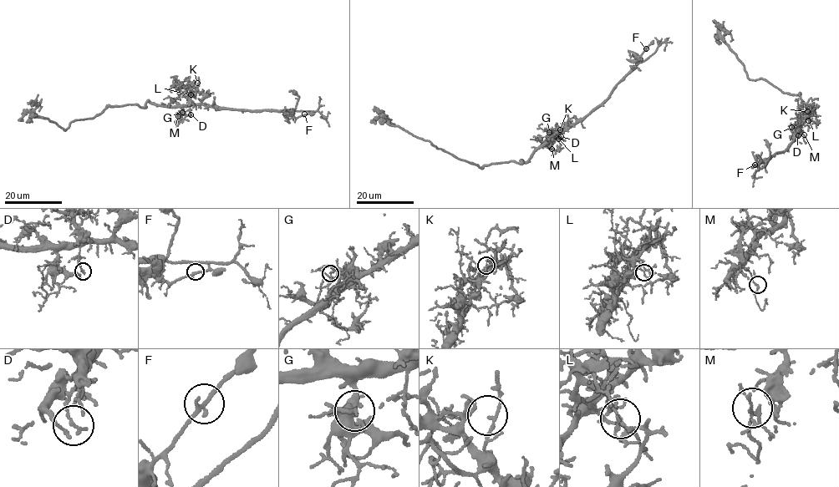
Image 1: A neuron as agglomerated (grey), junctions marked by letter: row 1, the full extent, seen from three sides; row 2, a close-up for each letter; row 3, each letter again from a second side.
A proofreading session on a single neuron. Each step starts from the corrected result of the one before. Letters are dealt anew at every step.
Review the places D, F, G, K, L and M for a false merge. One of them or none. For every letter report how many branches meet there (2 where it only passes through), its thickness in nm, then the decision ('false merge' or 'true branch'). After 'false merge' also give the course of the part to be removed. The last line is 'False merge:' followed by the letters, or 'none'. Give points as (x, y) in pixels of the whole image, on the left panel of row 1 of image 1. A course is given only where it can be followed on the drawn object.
D: 2 branches meet; 130 nm thick; true branch
F: 2 branches meet; 200 nm thick; true branch
G: 2 branches meet; 130 nm thick; true branch
K: 2 branches meet; 130 nm thick; true branch
L: 2 branches meet; 120 nm thick; false merge; foreign part runs (190, 95), (183, 94), (176, 88), (193, 86), (194, 91), (182, 86)
M: 2 branches meet; 130 nm thick; true branch
False merge: L

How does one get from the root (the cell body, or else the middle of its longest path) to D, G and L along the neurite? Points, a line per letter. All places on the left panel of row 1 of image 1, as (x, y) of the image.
D: (150, 102), (189, 106), (190, 114)
G: (150, 102), (180, 107), (182, 112)
L: (150, 102), (183, 106), (190, 103), (188, 96), (190, 95)

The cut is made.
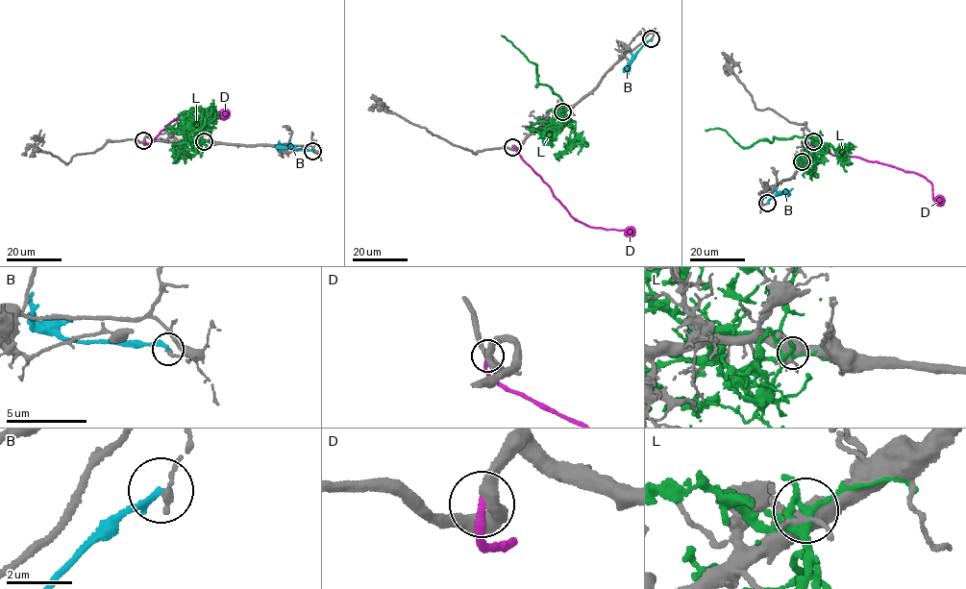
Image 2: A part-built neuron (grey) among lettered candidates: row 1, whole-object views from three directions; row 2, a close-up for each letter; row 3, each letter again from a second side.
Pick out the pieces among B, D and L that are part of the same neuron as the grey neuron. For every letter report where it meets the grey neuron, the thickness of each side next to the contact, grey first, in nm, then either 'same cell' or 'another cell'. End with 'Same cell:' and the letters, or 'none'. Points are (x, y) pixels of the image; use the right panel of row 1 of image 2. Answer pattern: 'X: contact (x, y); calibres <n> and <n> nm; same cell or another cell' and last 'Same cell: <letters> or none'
B: contact (767, 203); calibres 220 and 200 nm; another cell
D: contact (813, 141); calibres 400 and 240 nm; same cell
L: contact (802, 161); calibres 440 and 180 nm; another cell
Same cell: D

